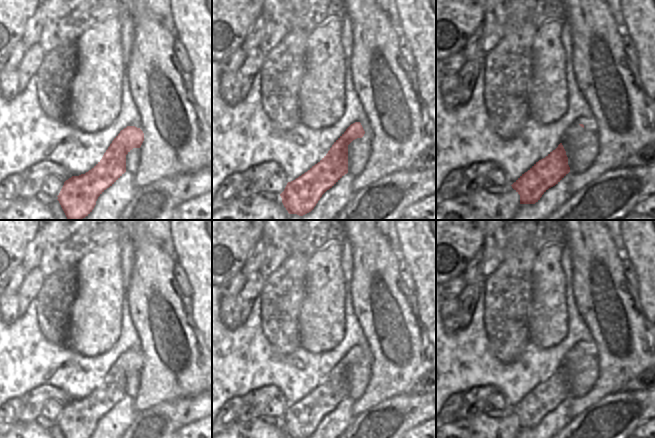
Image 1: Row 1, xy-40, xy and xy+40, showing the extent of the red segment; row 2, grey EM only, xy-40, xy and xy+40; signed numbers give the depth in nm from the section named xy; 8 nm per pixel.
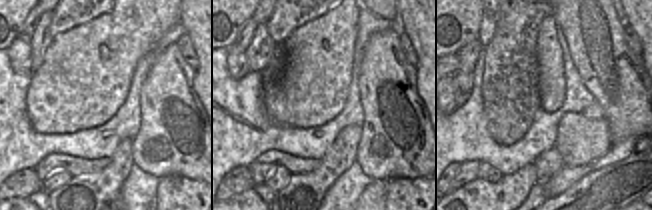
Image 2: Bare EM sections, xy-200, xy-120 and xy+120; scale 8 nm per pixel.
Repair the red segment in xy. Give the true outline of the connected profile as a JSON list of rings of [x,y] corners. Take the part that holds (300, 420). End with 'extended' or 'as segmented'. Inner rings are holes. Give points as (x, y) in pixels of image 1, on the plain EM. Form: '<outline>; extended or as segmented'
[[[368,344],[351,348],[317,388],[287,407],[280,420],[289,438],[307,438],[314,433],[322,419],[348,397],[348,369],[362,361],[372,363]]]; extended

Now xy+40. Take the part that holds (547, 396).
[[[560,367],[511,410],[520,419],[520,428],[535,428],[549,412],[558,408],[569,396],[568,381]]]; as segmented

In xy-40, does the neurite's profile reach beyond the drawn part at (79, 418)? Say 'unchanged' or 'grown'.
unchanged

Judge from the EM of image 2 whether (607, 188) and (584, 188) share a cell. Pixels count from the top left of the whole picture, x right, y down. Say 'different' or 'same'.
same

